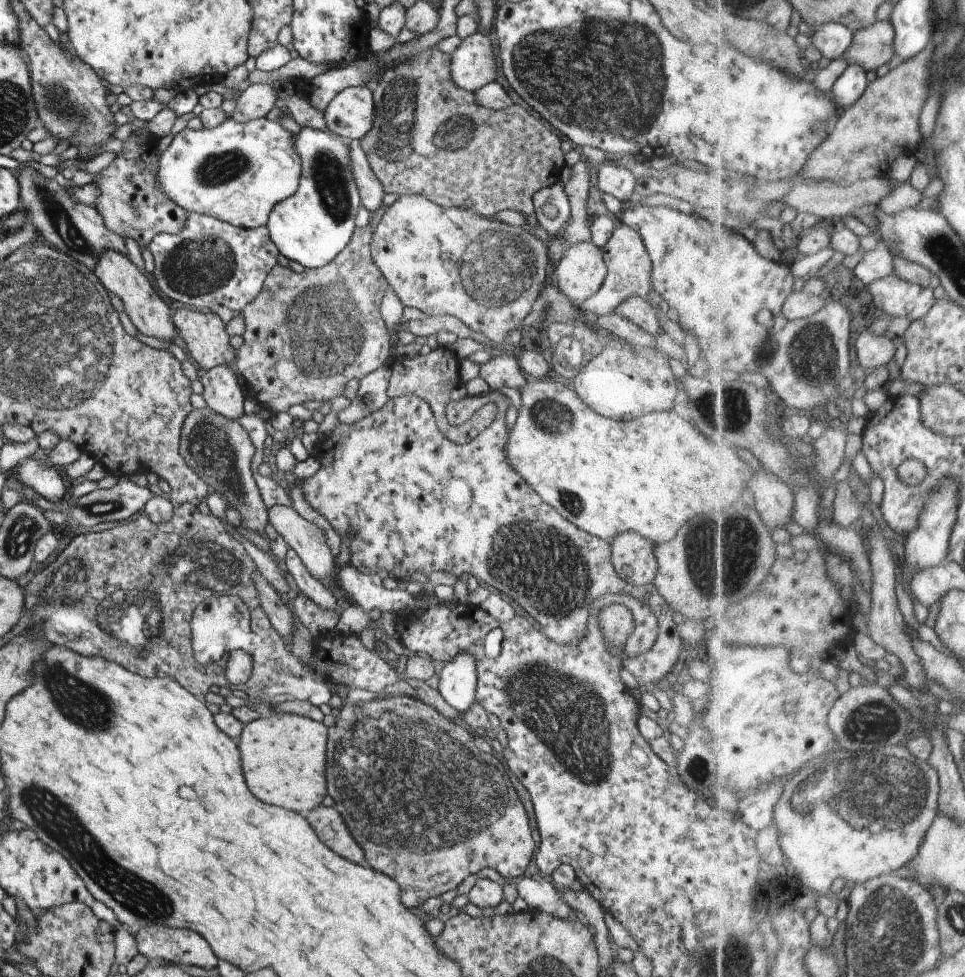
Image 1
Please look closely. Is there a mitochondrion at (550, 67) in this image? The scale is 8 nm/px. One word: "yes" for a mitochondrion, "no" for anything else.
yes

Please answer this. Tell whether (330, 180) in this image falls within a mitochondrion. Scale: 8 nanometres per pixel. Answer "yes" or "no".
yes

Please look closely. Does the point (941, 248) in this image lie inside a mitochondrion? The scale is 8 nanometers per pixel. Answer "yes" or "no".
yes

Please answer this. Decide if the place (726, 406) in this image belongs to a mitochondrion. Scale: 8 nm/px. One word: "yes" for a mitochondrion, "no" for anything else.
yes

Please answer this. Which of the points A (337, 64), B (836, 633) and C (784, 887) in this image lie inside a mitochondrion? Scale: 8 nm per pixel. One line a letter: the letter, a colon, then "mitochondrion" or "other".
A: other
B: other
C: other

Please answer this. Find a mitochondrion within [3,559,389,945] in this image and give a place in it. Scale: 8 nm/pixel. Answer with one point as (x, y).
(61, 825)

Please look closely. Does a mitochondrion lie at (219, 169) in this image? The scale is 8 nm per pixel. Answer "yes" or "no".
yes

